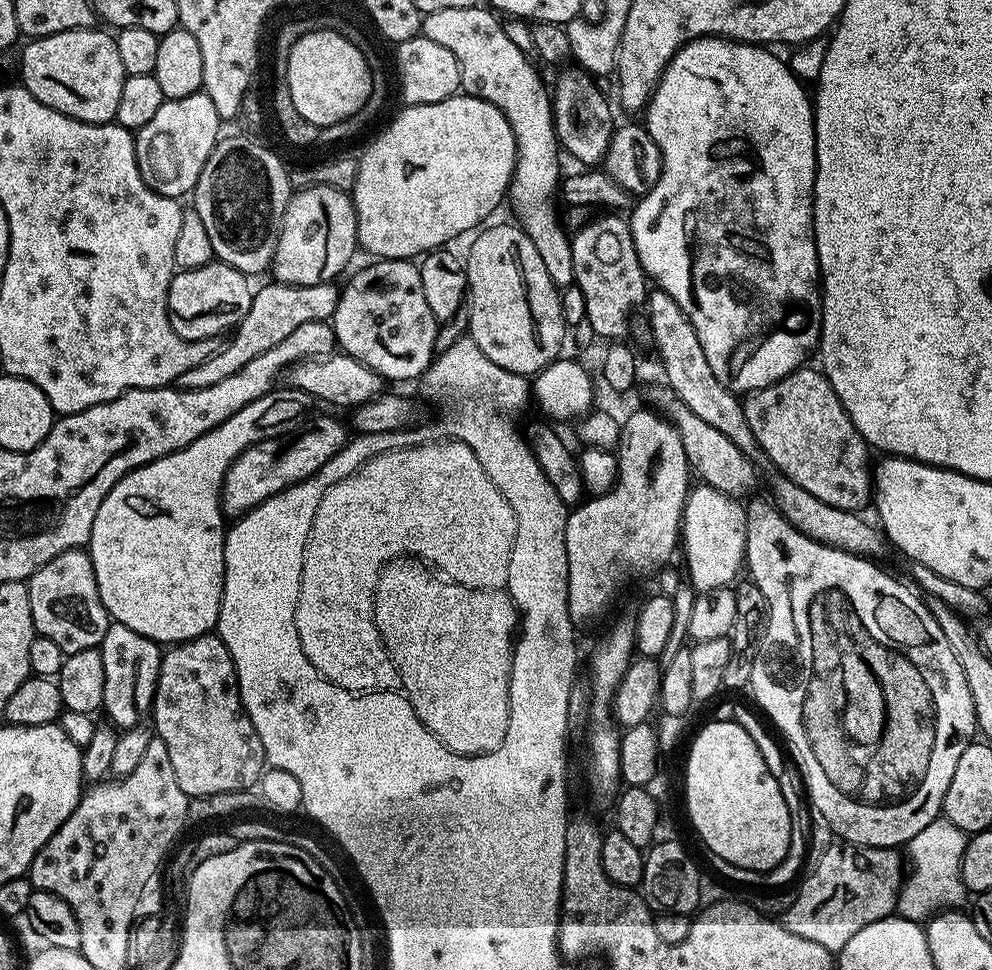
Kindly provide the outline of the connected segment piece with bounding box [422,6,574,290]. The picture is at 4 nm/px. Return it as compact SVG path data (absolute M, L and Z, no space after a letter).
M473 6L458 10L434 10L423 17L422 34L430 38L430 42L446 46L446 50L458 58L460 87L467 95L482 98L506 114L506 122L510 122L510 130L514 130L516 143L516 165L507 199L510 204L512 200L519 227L534 242L534 250L538 250L538 255L542 257L546 274L550 274L550 282L557 290L570 288L574 284L572 236L564 233L556 204L552 201L555 196L557 199L562 184L562 149L552 121L552 97L536 73L537 65L529 56L522 54L510 38L506 38L506 30L497 13L485 8Z

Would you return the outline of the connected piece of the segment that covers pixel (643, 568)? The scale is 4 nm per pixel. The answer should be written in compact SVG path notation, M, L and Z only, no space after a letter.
M647 410L648 412L632 412L628 416L628 421L623 421L620 430L620 443L618 445L618 455L616 458L616 483L612 485L611 490L605 496L594 496L585 499L583 502L575 505L568 513L568 521L566 522L566 534L564 541L566 542L566 558L568 559L568 609L570 610L570 618L572 619L572 627L577 630L588 628L591 624L596 624L608 612L608 607L612 604L612 599L627 586L631 580L640 580L643 576L655 577L661 569L669 567L672 555L677 555L678 545L682 540L682 525L684 523L684 503L690 491L690 483L688 484L688 476L690 480L690 469L688 459L686 458L686 450L682 446L682 438L678 434L678 430L672 425L671 420L665 418L661 413L655 410Z

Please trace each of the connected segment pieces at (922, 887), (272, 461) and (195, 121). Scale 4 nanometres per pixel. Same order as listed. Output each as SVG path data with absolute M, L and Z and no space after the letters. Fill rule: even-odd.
M937 818L934 822L930 822L930 826L918 830L918 834L914 834L914 838L910 838L906 845L906 851L908 851L906 860L910 865L910 871L905 875L904 883L900 885L900 895L896 897L896 912L905 920L924 922L941 910L952 910L960 906L964 896L966 900L966 889L960 877L960 863L967 845L966 833L958 826L954 826L954 822L943 818Z
M320 418L316 424L300 433L280 436L278 439L263 440L235 459L223 479L220 491L220 508L225 517L239 518L251 508L256 508L266 498L296 485L313 476L338 452L345 447L350 434L347 425L334 418Z
M203 90L186 98L165 100L158 114L135 133L136 161L146 186L163 196L184 198L187 192L189 195L196 187L198 174L202 174L202 166L206 166L206 158L210 158L210 150L221 139L220 127L218 110L214 110L214 102L208 100Z

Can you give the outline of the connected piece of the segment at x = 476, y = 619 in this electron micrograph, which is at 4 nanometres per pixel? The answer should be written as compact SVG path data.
M392 564L388 572L384 572L384 580L380 580L380 600L376 600L376 620L380 620L380 632L384 634L384 649L392 657L392 662L400 672L400 688L406 693L416 717L447 746L450 751L460 756L484 756L487 752L496 752L503 748L508 715L512 709L510 693L512 690L512 654L514 637L518 632L518 613L516 604L504 588L468 588L464 584L455 584L442 576L432 580L428 572L420 572L416 564Z

